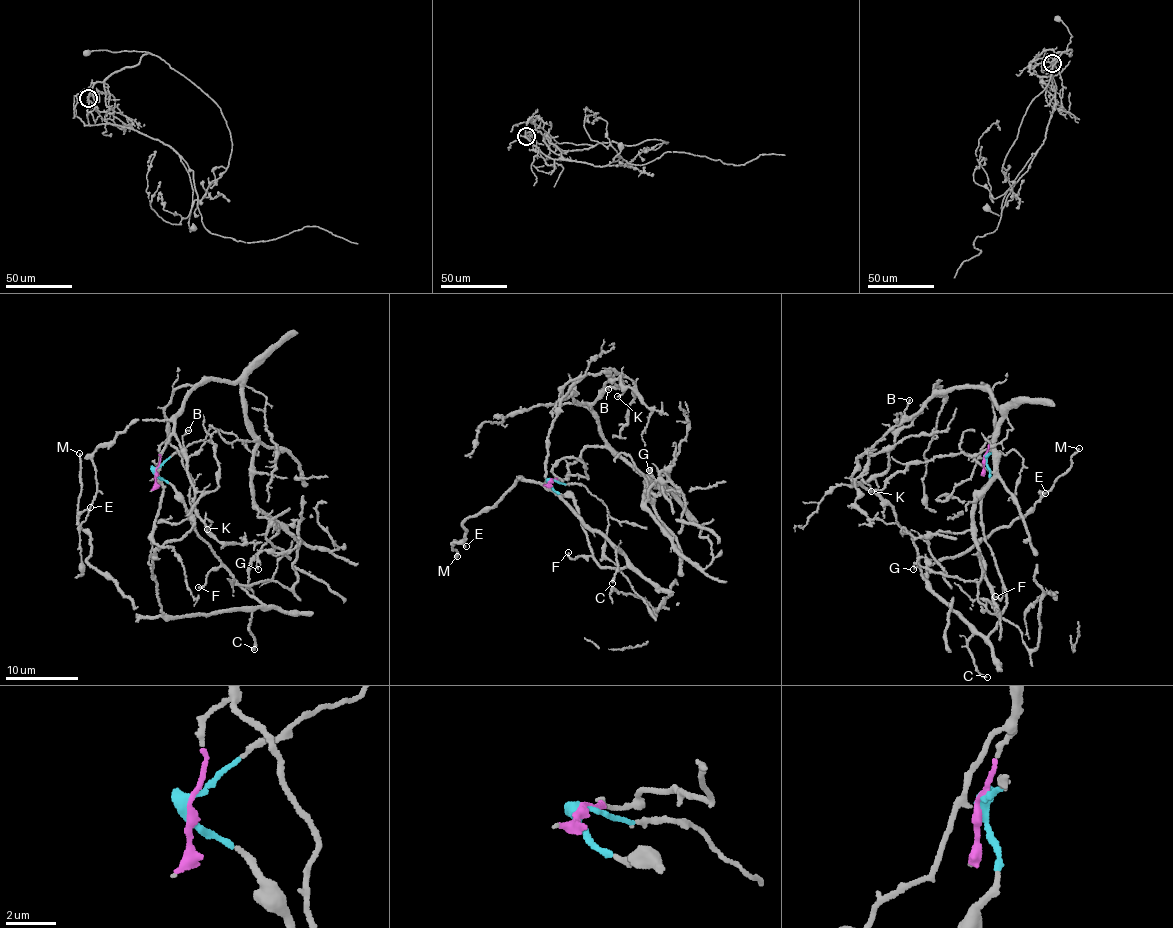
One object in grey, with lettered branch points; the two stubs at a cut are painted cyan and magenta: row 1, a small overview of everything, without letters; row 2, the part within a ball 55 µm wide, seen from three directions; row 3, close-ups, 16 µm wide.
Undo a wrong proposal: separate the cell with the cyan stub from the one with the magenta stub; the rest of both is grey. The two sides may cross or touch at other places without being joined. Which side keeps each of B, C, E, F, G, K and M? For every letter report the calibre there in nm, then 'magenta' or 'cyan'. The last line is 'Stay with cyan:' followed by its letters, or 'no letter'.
B: 150 nm thick; magenta
C: 240 nm thick; cyan
E: 150 nm thick; cyan
F: 180 nm thick; cyan
G: 120 nm thick; magenta
K: 160 nm thick; magenta
M: 190 nm thick; cyan
Stay with cyan: C, E, F, M

